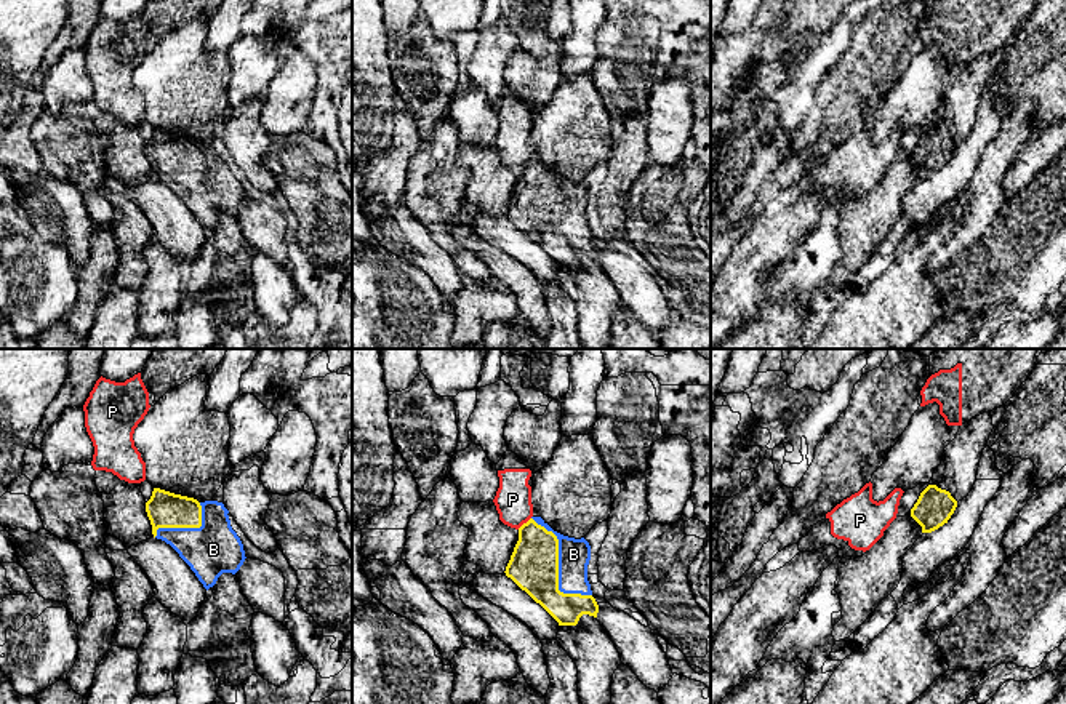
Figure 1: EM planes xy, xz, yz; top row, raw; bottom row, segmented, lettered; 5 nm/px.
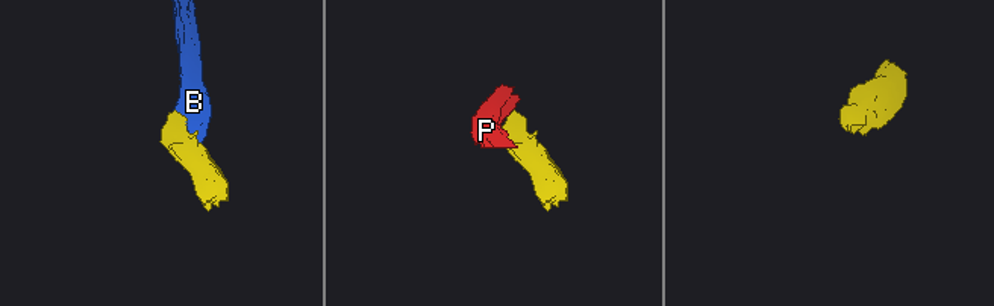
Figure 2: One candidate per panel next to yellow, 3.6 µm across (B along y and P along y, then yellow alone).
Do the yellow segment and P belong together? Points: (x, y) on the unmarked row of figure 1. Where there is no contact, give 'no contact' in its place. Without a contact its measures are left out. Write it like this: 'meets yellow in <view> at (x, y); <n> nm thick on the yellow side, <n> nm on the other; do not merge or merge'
meets yellow in xz at (524, 165); 240 nm thick on the yellow side, 180 nm on the other; do not merge

